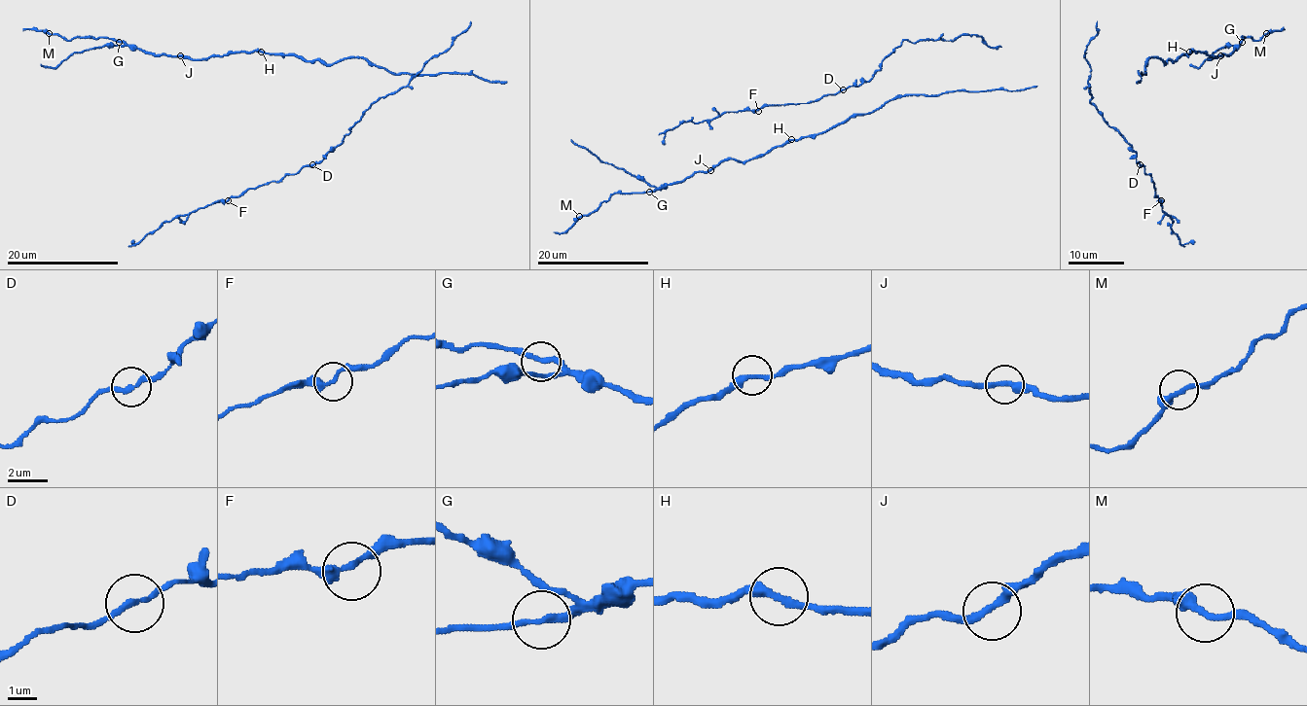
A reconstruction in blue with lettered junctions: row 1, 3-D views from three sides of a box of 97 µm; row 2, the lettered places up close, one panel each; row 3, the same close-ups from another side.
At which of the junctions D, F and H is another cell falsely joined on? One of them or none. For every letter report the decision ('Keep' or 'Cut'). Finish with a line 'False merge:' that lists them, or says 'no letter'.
D: Keep
F: Keep
H: Keep
False merge: no letter

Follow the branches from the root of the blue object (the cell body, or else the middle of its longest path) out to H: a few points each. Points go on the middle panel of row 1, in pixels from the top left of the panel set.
H: (943, 92), (937, 95), (898, 95), (871, 112), (853, 115), (822, 132), (791, 140)

